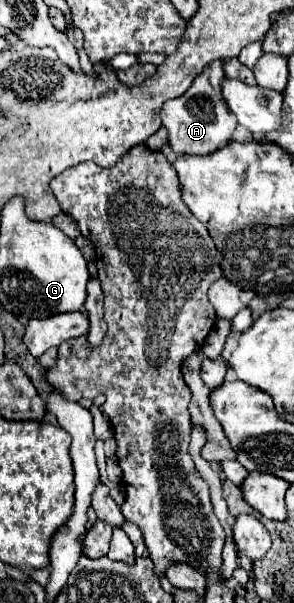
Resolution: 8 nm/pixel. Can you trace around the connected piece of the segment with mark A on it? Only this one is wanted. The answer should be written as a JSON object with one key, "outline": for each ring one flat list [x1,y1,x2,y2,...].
{"outline":[[215,60,207,64,207,68,203,68,203,72,193,80,185,94,163,104,163,126,169,130,169,146,177,154,211,154,231,142,233,132,237,128,237,120,227,108,227,102,223,100,223,80,223,60]]}

